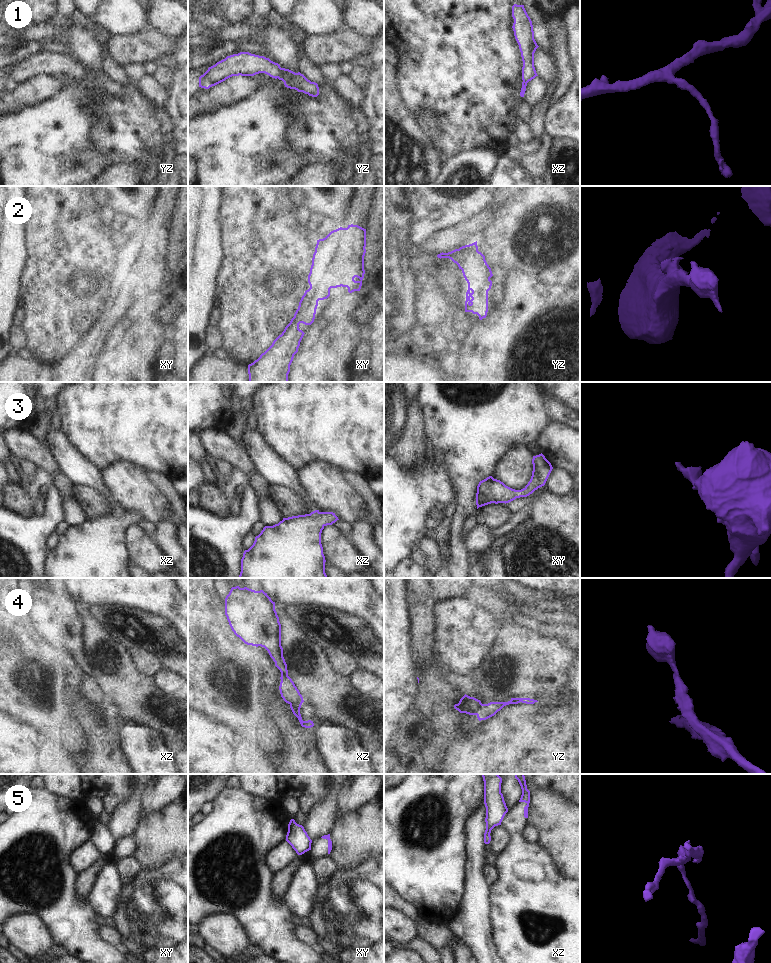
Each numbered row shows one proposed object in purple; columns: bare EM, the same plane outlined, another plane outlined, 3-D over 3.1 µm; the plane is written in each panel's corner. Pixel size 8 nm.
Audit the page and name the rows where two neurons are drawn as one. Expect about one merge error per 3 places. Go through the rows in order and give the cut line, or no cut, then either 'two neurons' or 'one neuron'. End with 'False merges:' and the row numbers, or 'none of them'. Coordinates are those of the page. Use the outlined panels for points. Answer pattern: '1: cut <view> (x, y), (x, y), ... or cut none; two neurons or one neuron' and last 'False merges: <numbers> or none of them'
1: cut none; one neuron
2: cut none; one neuron
3: cut none; one neuron
4: cut yz (481, 703), (476, 714); two neurons
5: cut xy (310, 846), (308, 849); two neurons
False merges: 4, 5

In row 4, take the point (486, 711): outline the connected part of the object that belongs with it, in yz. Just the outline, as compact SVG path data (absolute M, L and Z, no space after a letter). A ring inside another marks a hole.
M511 698L511 700L508 702L490 702L488 704L481 704L479 711L477 712L477 718L479 721L486 720L494 716L504 706L509 704L518 704L520 702L526 704L534 704L538 701L530 698Z

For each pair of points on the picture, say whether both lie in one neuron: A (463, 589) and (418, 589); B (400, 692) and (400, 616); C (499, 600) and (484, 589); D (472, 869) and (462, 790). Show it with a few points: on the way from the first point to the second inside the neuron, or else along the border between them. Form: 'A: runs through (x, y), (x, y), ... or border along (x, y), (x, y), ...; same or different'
A: border along (429, 588), (435, 601); different
B: runs through (398, 673), (398, 635); same
C: runs through (495, 596), (488, 589); same
D: border along (482, 803), (466, 820), (466, 844); different

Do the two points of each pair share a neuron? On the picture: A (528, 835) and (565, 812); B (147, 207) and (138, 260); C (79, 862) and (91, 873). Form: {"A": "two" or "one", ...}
{"A": "two", "B": "two", "C": "two"}

